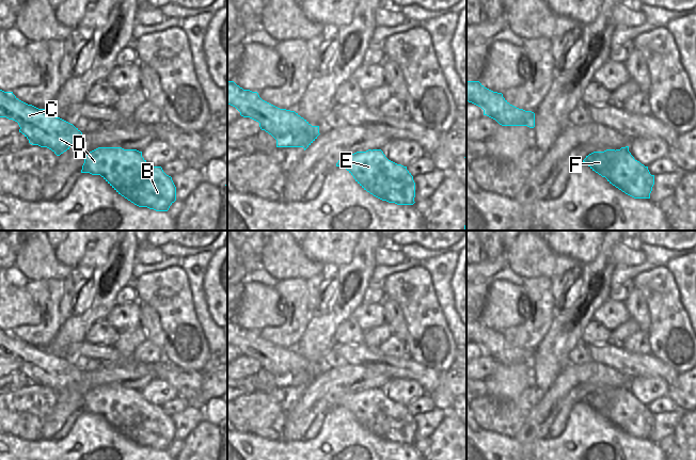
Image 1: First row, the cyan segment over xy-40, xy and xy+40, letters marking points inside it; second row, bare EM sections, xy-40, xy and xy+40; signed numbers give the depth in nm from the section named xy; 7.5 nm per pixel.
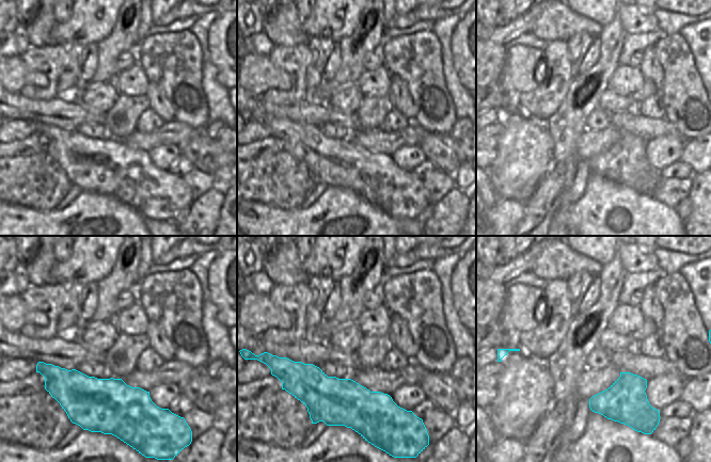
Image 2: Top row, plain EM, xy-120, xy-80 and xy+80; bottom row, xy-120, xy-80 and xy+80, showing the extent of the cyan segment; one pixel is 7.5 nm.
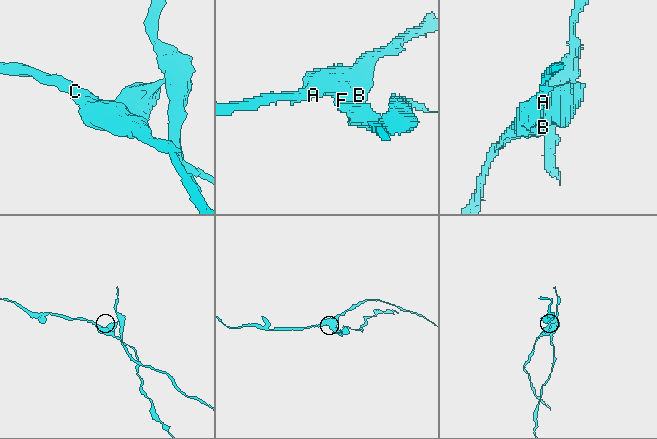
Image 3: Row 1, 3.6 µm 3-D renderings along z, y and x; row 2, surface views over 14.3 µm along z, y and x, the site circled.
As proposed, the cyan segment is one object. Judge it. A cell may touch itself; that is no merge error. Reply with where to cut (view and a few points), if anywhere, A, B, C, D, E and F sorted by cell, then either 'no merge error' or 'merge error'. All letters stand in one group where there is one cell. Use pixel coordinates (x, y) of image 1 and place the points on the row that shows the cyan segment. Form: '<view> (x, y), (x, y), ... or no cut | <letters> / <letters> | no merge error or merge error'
xy+40 (614, 149), (612, 153), (613, 168), (604, 176) | A B C D E / F | merge error

